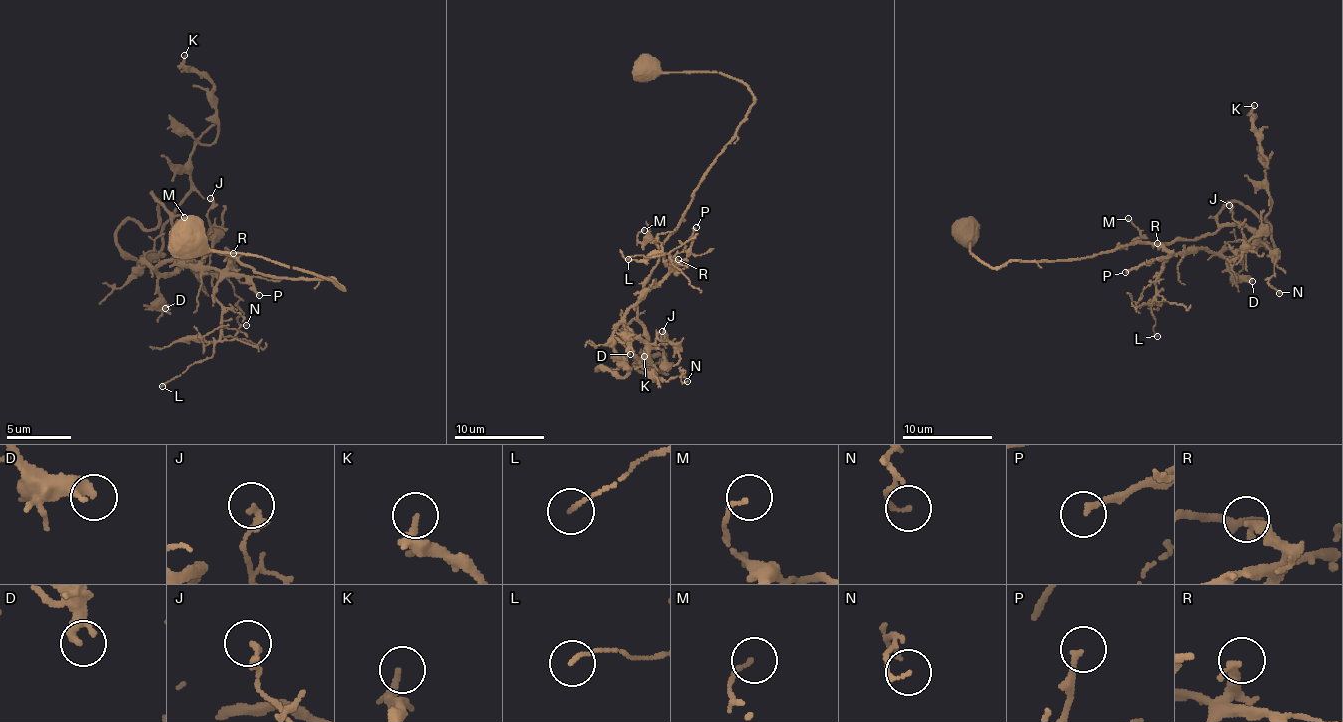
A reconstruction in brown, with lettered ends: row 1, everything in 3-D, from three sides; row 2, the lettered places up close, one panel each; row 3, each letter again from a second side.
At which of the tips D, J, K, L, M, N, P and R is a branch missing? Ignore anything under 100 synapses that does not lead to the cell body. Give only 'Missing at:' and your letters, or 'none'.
Missing at: none

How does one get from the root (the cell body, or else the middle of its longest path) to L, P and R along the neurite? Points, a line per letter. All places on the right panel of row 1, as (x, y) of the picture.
L: (967, 232), (969, 252), (1001, 268), (1245, 225), (1254, 239), (1231, 257), (1164, 263), (1157, 336)
P: (967, 232), (969, 252), (990, 268), (1193, 241), (1225, 225), (1254, 234), (1231, 257), (1184, 250), (1125, 272)
R: (967, 232), (969, 252), (990, 268), (1193, 241), (1225, 225), (1254, 234), (1231, 257), (1168, 254), (1157, 243)

